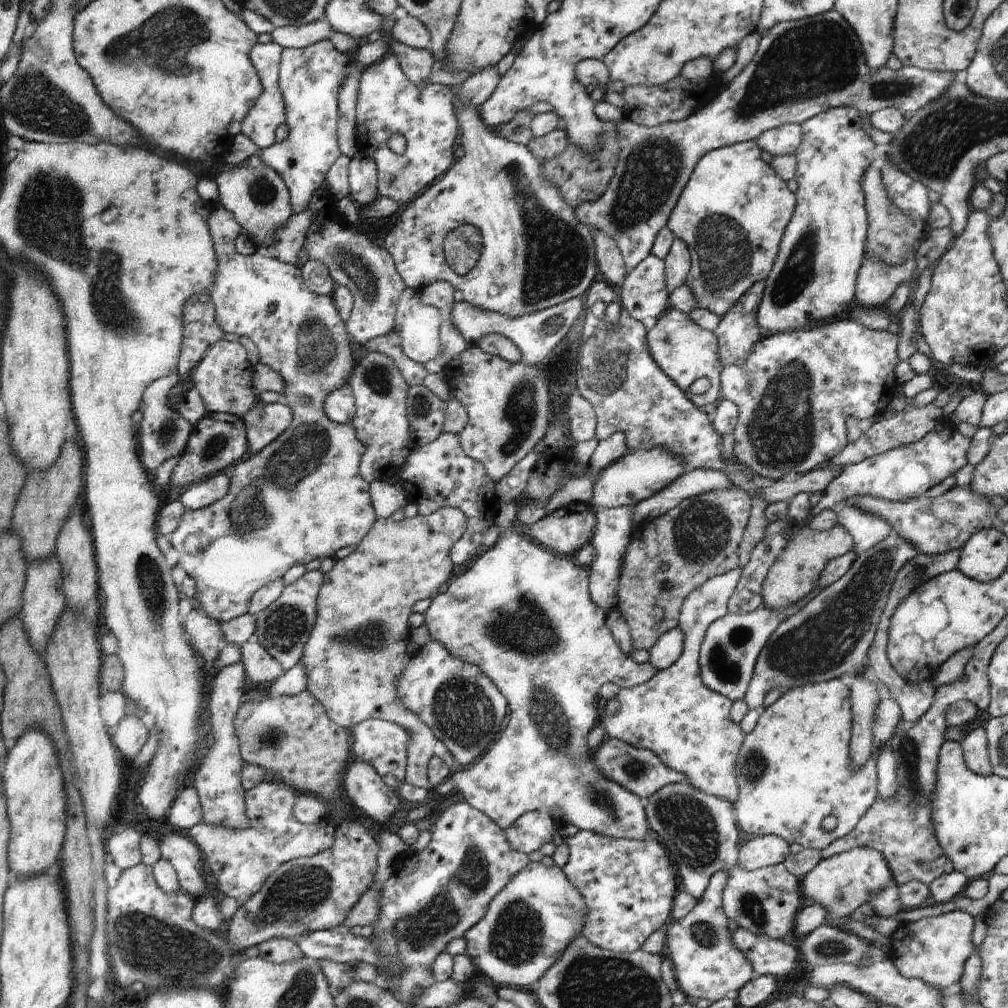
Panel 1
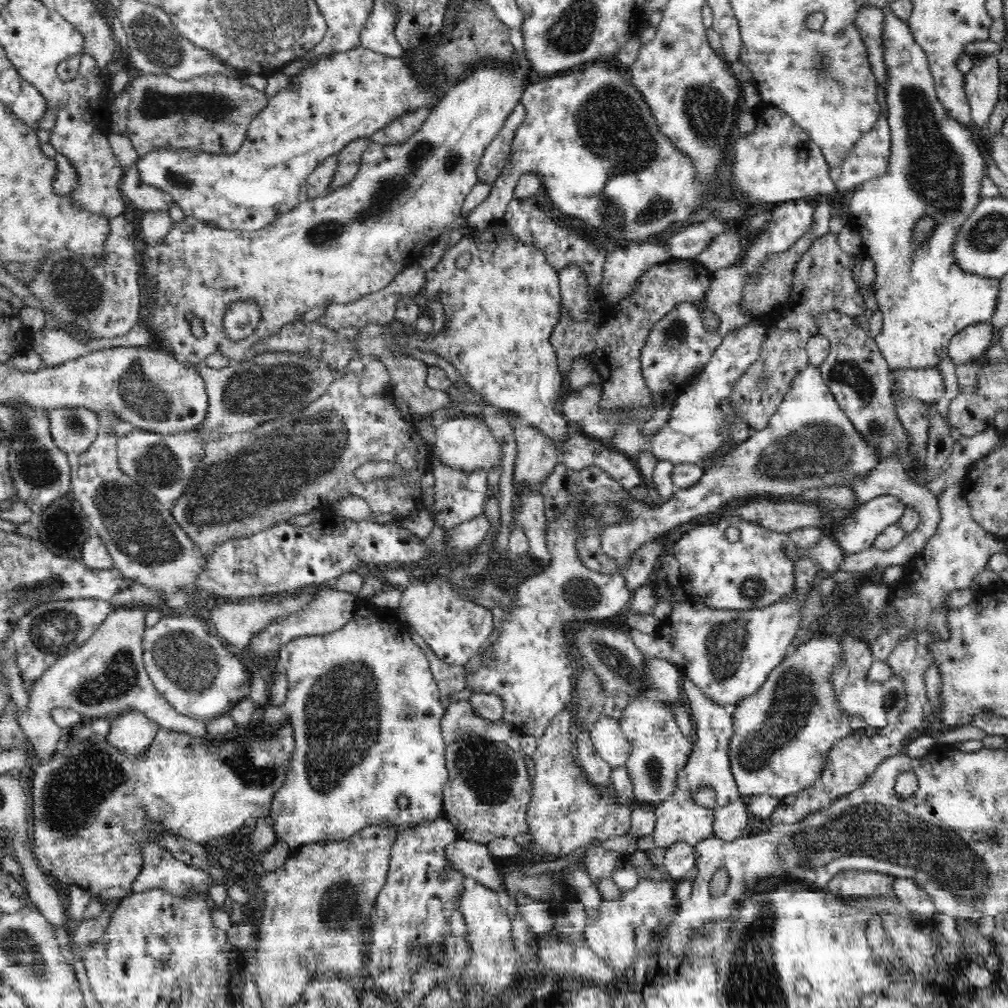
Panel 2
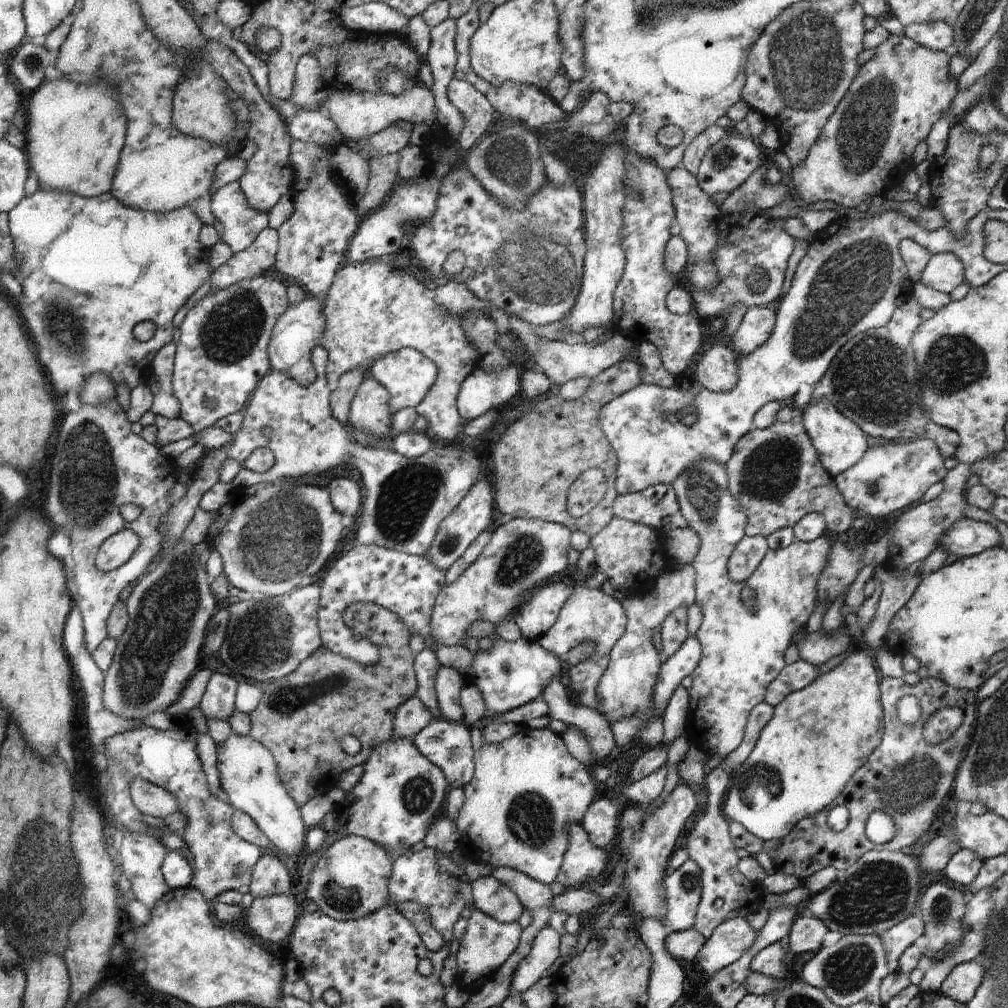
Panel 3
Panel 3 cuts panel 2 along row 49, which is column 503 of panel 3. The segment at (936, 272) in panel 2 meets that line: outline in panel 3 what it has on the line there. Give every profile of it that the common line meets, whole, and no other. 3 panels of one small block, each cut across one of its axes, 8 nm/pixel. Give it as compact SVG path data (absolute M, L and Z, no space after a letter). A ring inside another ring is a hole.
M492 875L472 881L472 898L476 908L502 924L518 922L524 912L516 894Z

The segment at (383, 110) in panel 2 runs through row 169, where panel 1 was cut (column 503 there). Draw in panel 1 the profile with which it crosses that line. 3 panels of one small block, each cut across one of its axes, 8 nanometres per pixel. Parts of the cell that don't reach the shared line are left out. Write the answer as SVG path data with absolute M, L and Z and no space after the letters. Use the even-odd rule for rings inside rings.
M448 86L454 90L451 104L459 125L458 144L464 150L464 156L407 203L406 209L399 213L392 230L382 242L384 249L392 256L405 287L422 289L444 280L456 291L464 293L465 302L509 318L535 314L573 297L584 297L598 272L592 230L577 220L575 210L568 207L541 176L541 164L531 149L500 137L498 132L492 132L481 118L478 108L461 97L458 92L460 87ZM461 225L476 226L483 239L480 259L466 275L458 275L450 268L443 250L449 232Z

